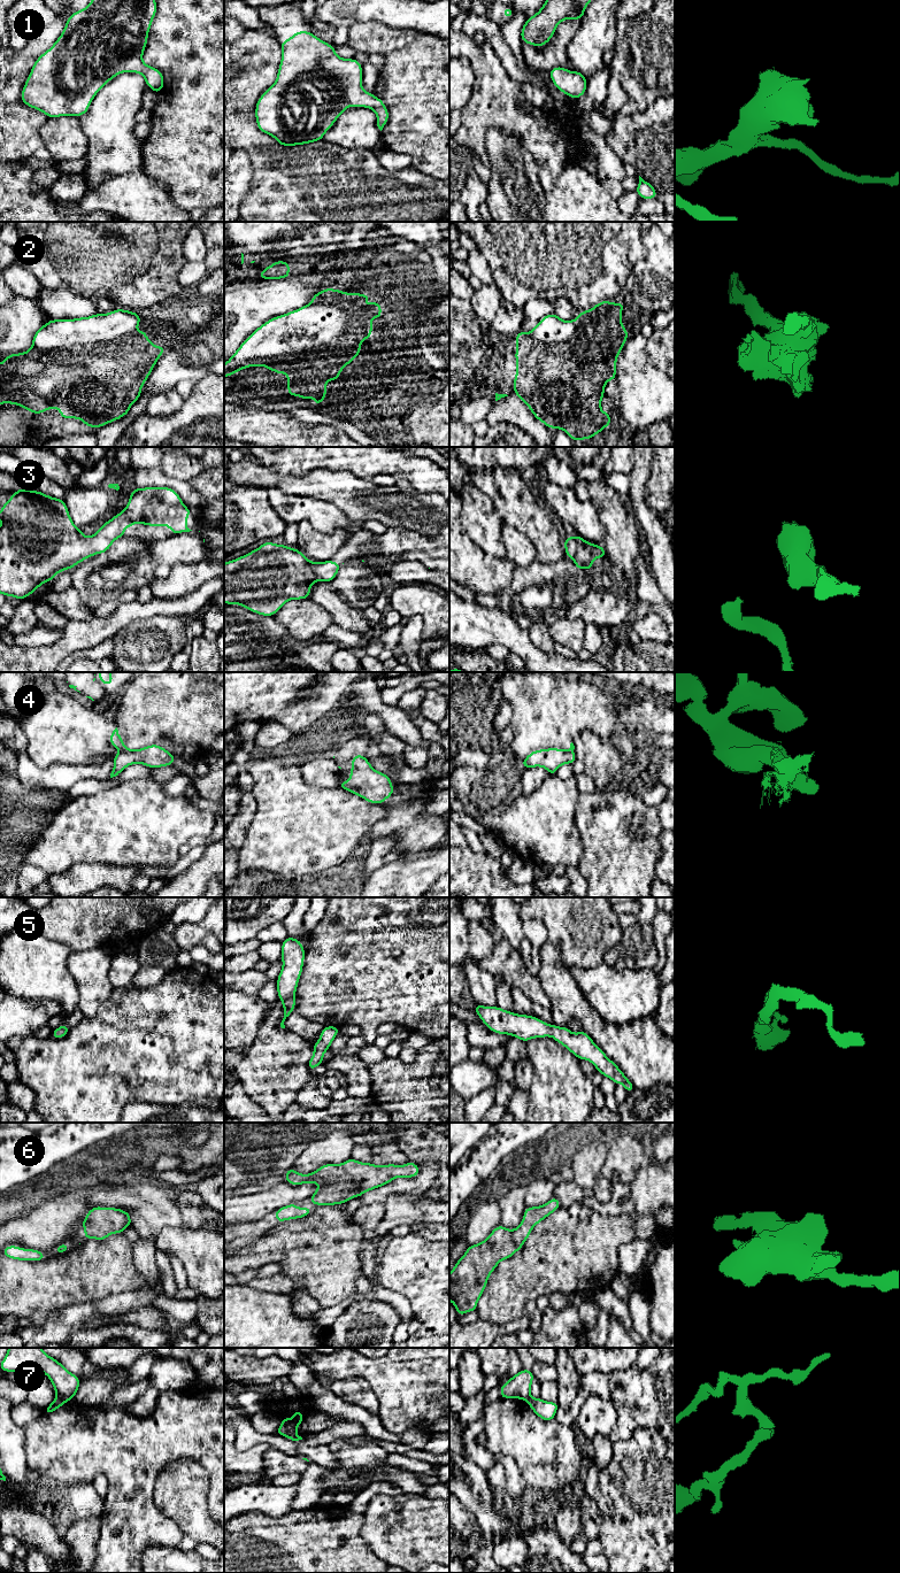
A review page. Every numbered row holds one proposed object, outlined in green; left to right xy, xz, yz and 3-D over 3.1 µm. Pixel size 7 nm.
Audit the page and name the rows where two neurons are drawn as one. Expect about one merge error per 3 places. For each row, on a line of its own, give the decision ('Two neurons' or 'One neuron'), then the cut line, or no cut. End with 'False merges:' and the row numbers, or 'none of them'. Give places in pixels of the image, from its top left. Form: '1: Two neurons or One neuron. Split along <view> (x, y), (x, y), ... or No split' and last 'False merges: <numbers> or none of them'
1: One neuron. No split
2: One neuron. No split
3: One neuron. No split
4: Two neurons. Split along xz (347, 781), (351, 789), (356, 794)
5: One neuron. No split
6: One neuron. No split
7: Two neurons. Split along xz (282, 1423), (297, 1427)
False merges: 4, 7

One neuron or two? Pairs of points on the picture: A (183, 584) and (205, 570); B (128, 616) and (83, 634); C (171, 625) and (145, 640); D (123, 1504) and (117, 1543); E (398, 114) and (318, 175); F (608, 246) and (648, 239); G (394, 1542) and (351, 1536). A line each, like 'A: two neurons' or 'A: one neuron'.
A: one neuron
B: one neuron
C: one neuron
D: one neuron
E: two neurons
F: two neurons
G: two neurons

